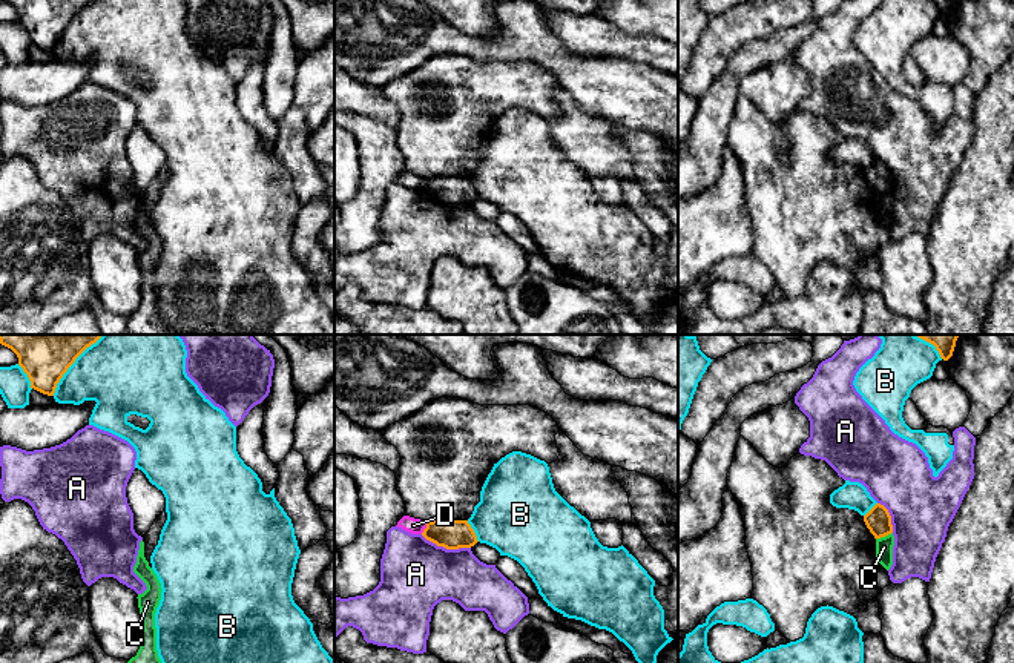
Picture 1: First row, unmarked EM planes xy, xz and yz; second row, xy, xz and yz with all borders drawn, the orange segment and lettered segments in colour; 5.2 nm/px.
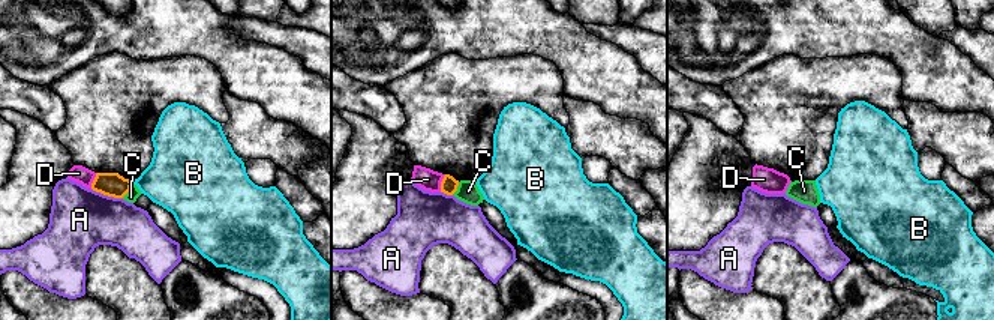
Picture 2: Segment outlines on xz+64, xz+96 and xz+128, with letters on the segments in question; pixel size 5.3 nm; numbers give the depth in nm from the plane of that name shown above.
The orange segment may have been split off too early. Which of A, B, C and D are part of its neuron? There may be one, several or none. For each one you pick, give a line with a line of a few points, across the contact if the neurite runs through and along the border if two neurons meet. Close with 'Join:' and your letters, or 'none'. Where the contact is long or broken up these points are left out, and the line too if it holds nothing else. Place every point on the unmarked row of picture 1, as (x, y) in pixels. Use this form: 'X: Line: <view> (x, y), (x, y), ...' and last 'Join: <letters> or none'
Join: none

